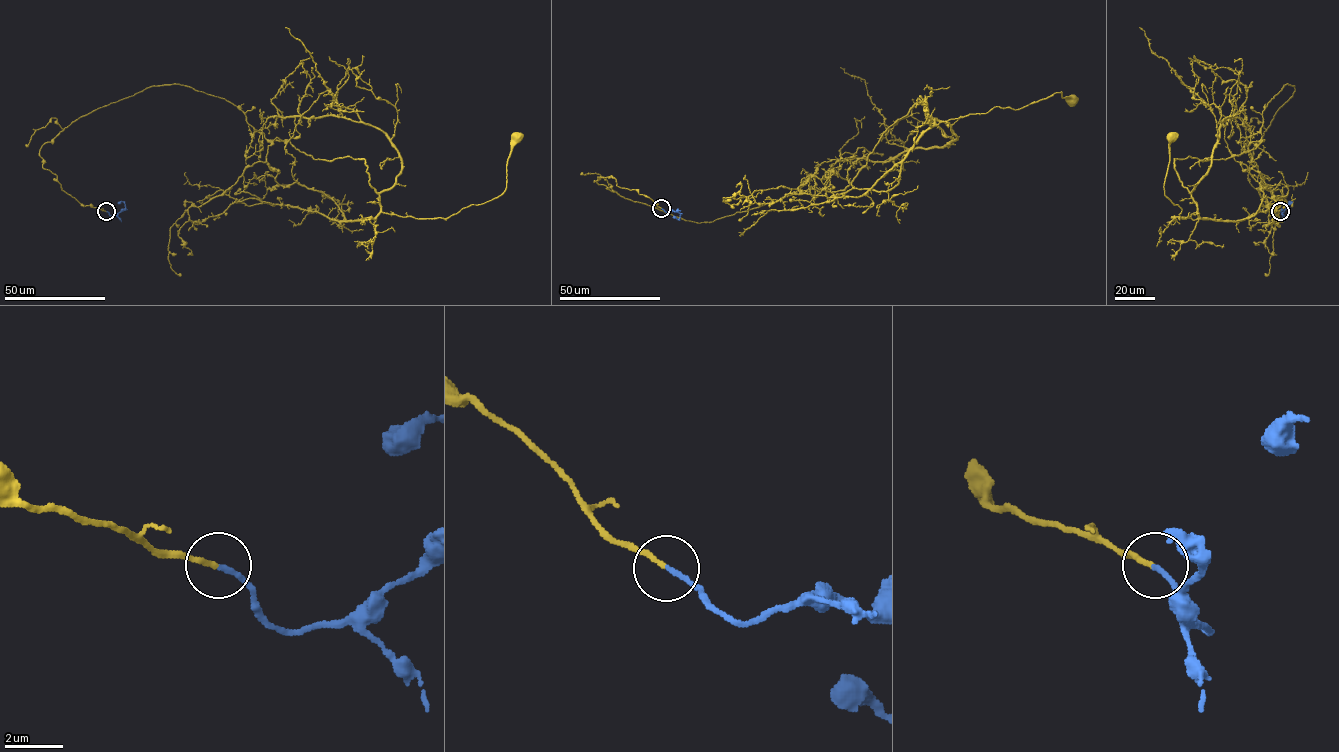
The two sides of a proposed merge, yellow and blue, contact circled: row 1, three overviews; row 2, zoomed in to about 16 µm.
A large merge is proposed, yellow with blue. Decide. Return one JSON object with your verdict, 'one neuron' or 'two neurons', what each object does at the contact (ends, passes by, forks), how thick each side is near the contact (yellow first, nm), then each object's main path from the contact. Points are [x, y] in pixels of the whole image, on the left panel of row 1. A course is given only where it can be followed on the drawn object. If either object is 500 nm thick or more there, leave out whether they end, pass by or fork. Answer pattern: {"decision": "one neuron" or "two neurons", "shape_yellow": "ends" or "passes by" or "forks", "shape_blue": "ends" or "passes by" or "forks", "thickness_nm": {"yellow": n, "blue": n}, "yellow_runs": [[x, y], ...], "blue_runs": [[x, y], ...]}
{"decision": "one neuron", "shape_yellow": "ends", "shape_blue": "ends", "thickness_nm": {"yellow": 160, "blue": 160}, "yellow_runs": [[107, 211], [39, 149], [152, 86], [364, 160], [403, 217], [497, 197], [517, 137]], "blue_runs": [[107, 211], [111, 216], [117, 215], [125, 208], [123, 201], [118, 203]]}

